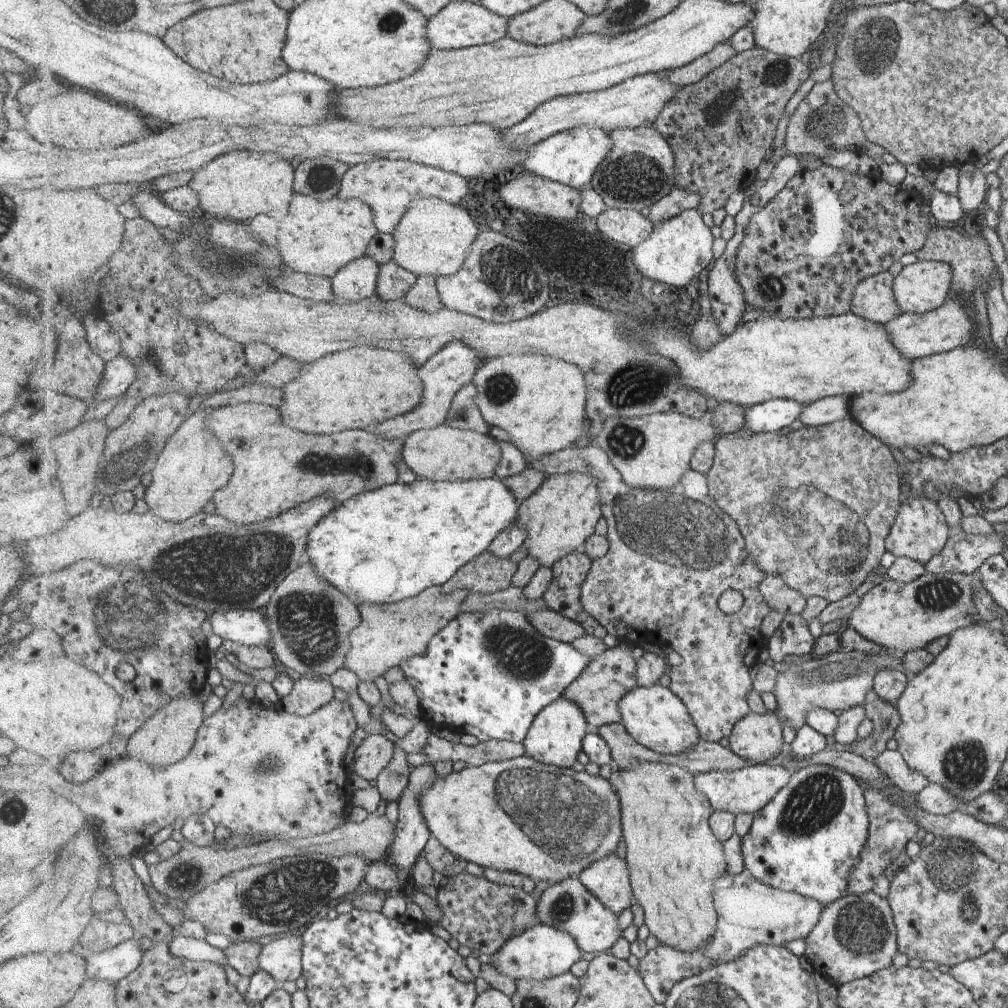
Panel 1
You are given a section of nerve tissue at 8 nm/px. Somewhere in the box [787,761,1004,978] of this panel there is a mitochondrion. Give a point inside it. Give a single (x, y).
(955, 869)

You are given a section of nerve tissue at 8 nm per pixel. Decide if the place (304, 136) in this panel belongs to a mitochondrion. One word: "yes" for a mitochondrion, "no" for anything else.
no

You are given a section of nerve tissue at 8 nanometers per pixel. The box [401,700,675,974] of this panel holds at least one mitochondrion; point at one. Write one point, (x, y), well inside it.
(568, 820)

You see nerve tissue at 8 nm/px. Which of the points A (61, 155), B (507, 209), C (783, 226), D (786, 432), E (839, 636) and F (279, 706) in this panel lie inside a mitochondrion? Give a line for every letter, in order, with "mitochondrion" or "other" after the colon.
A: other
B: other
C: other
D: other
E: other
F: other

